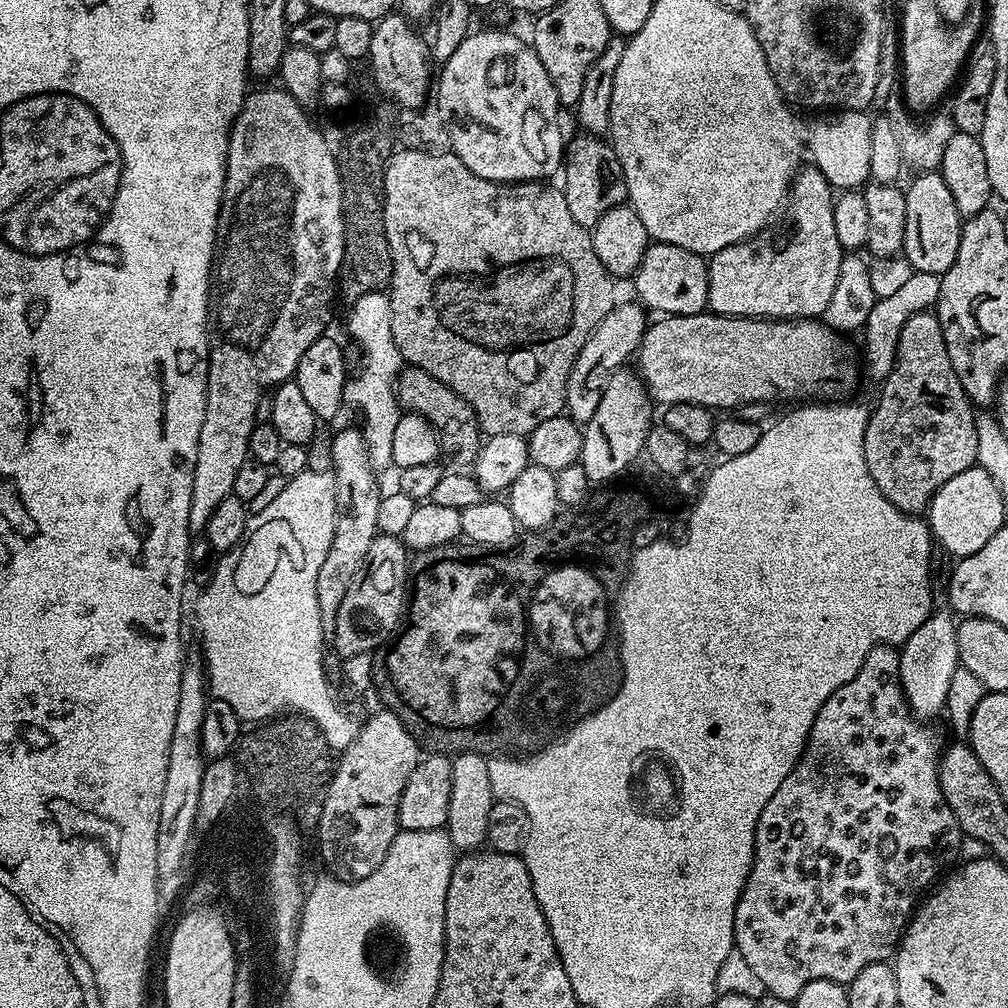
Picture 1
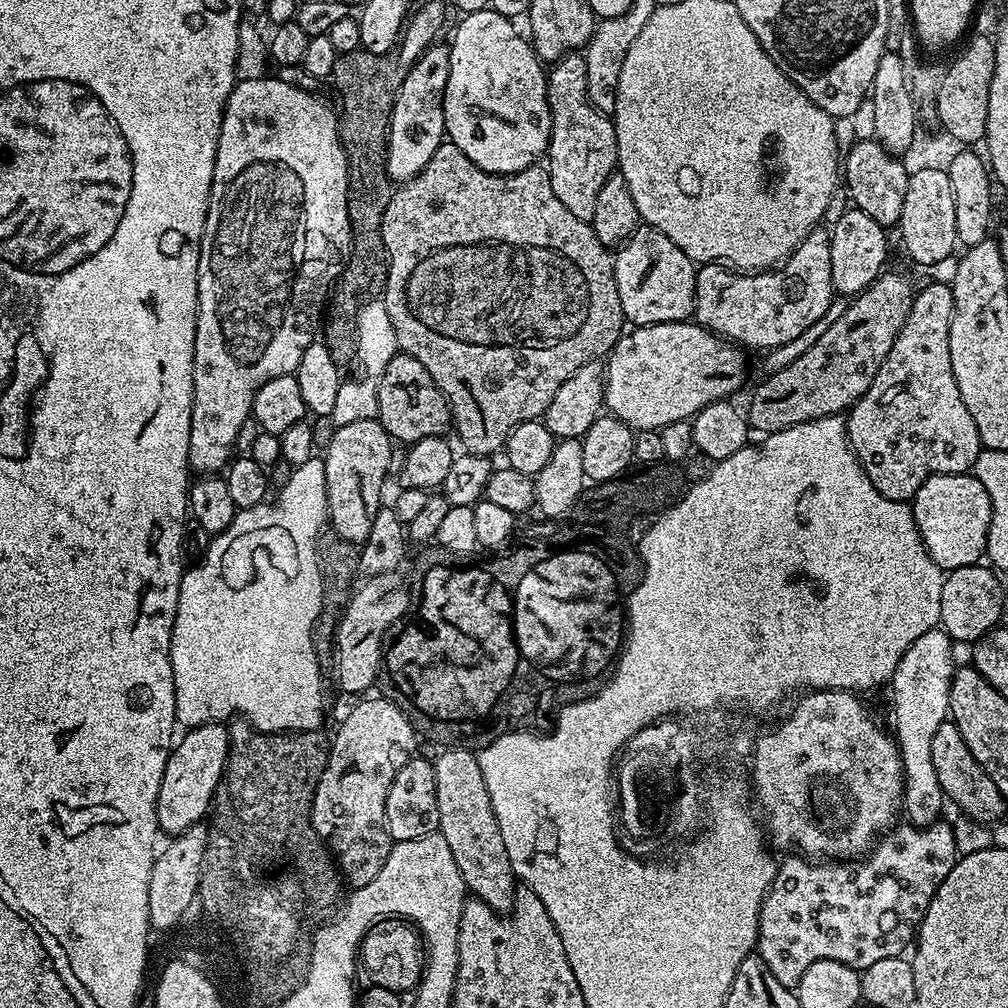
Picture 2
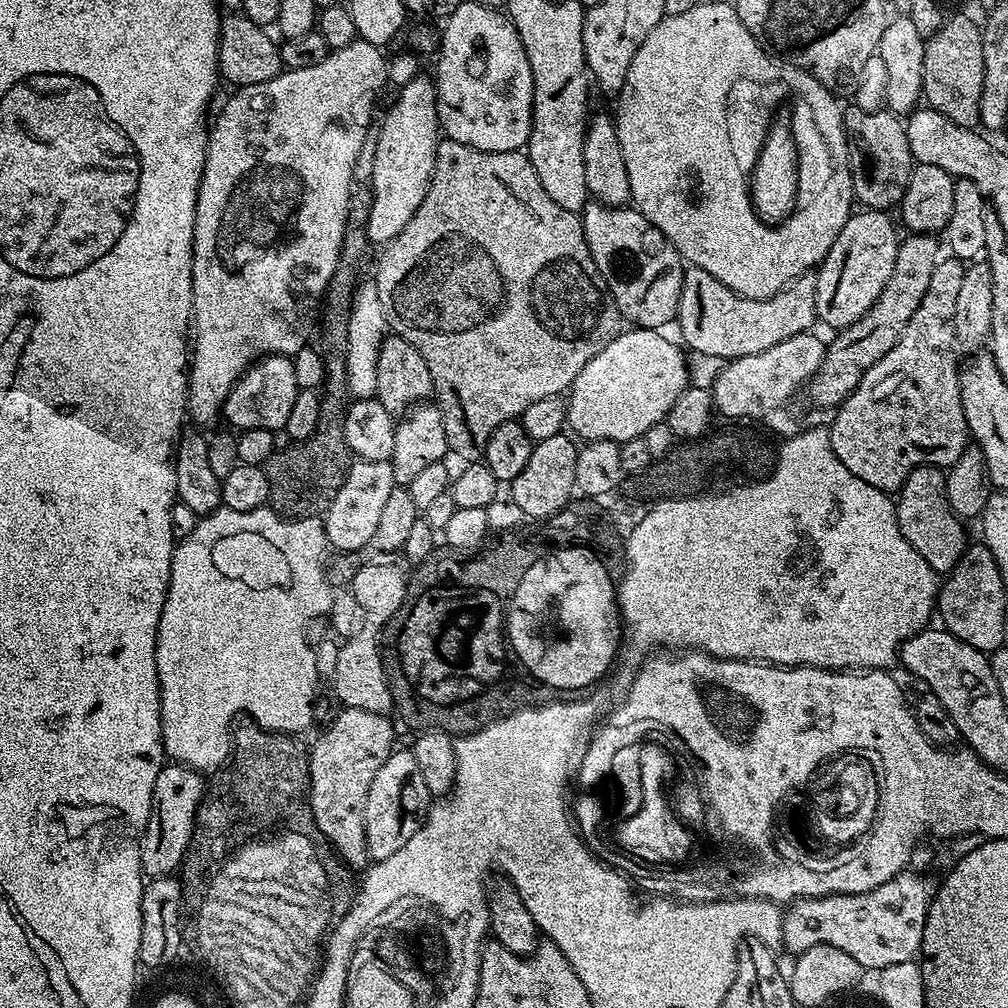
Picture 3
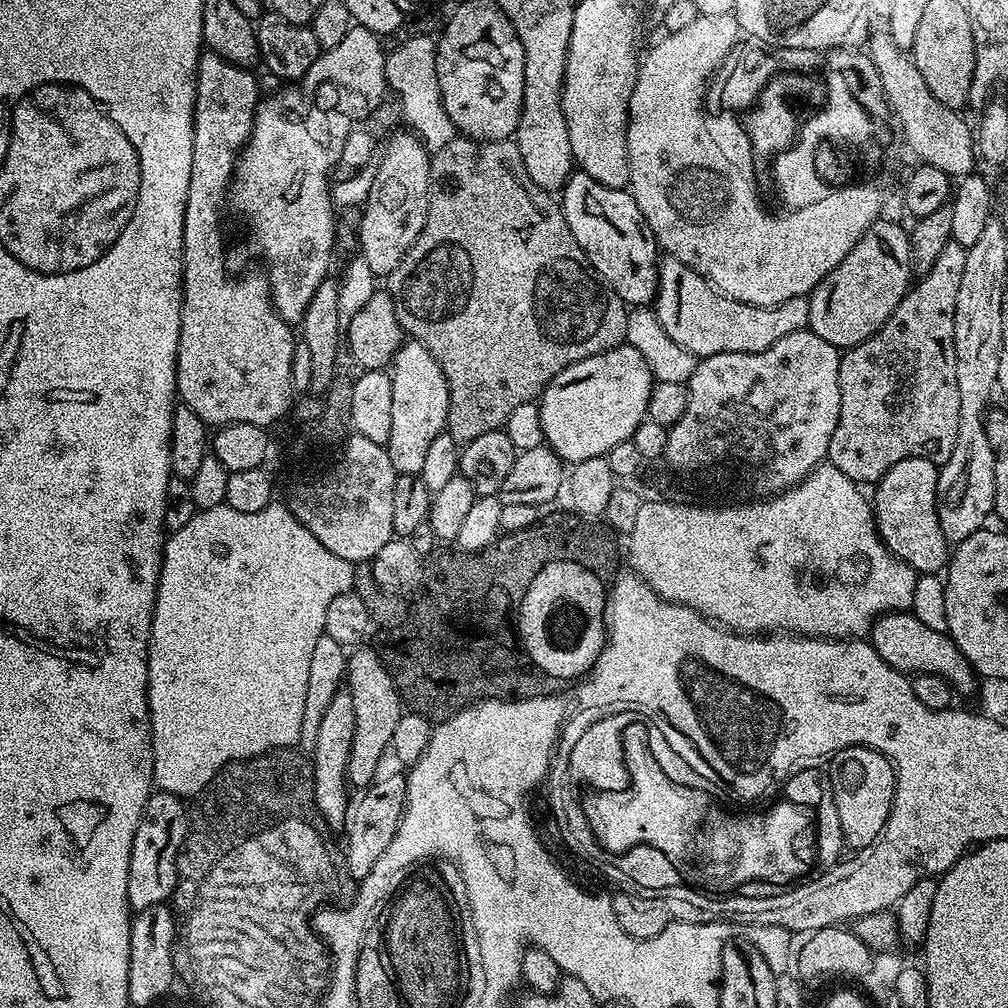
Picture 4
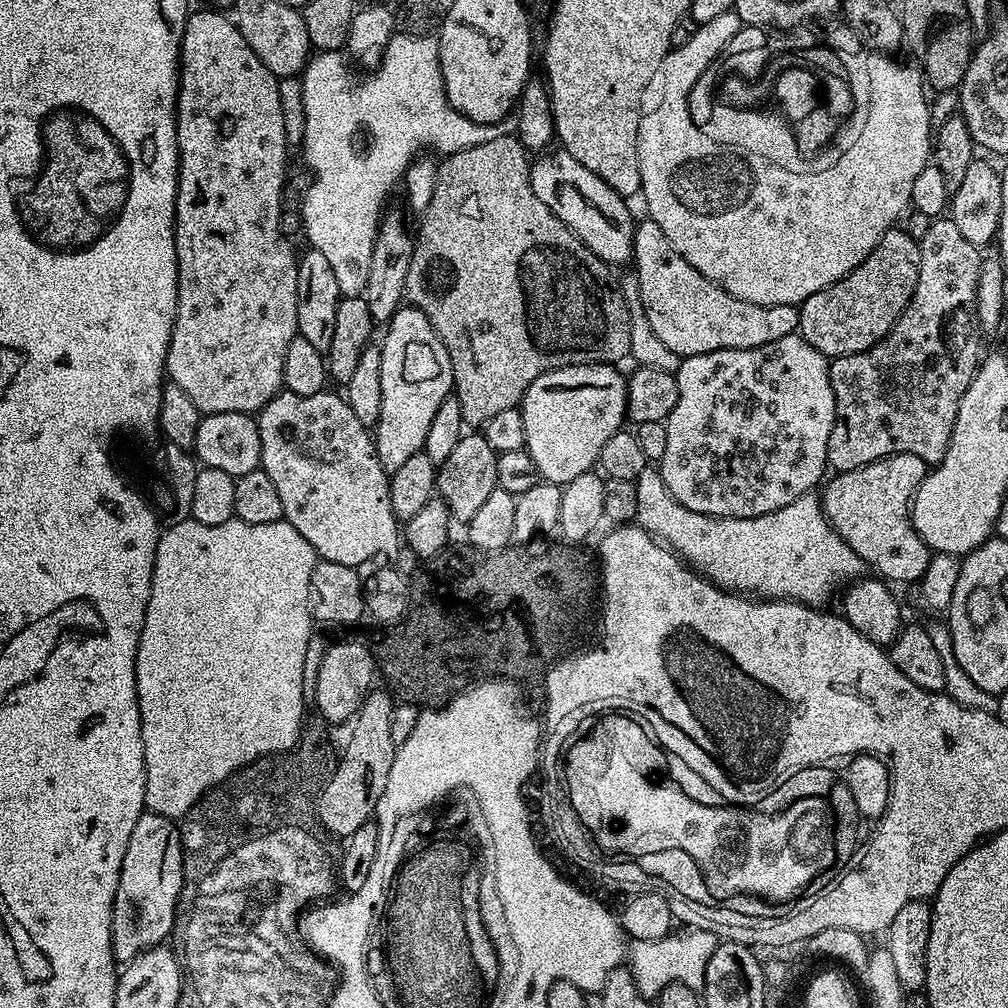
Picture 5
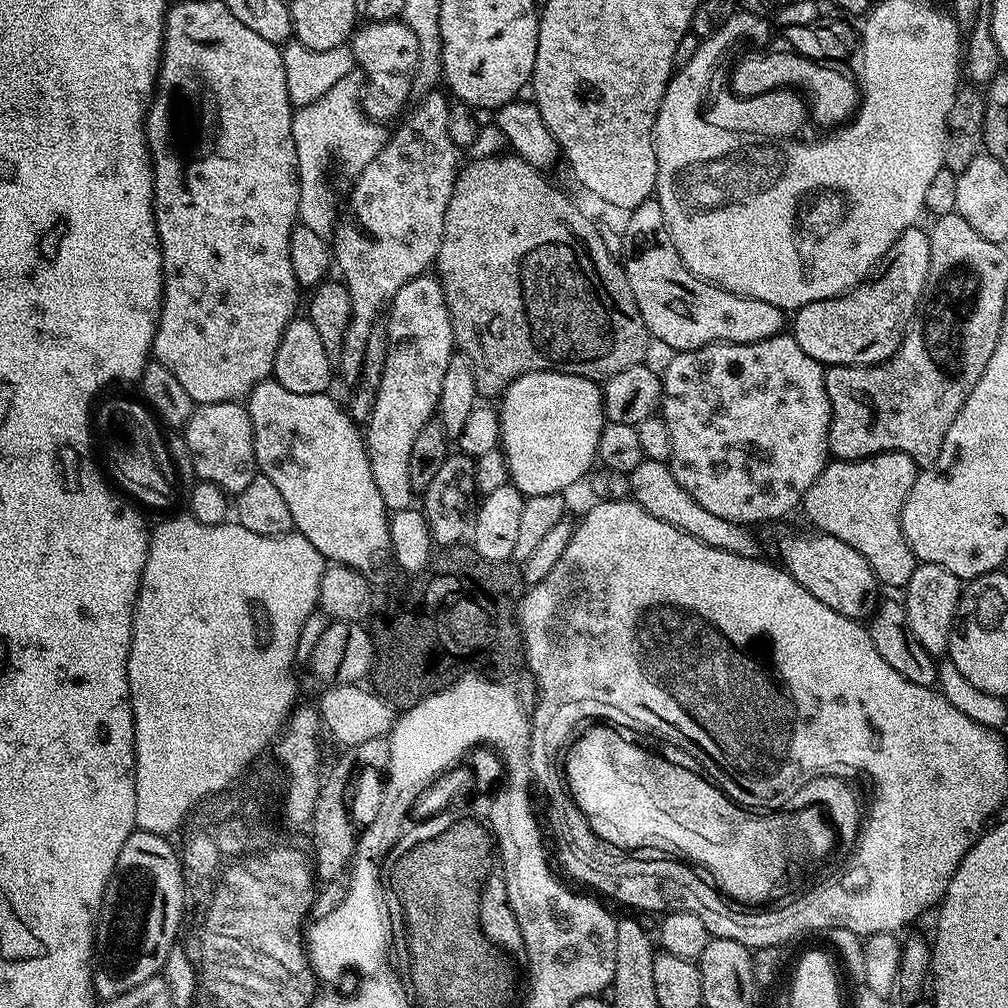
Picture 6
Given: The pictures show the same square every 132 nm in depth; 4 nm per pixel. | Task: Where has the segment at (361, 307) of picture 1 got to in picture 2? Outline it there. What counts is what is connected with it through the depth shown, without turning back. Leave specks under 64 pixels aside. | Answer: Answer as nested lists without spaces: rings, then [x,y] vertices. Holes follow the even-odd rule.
[[[373,298],[362,306],[362,310],[356,319],[356,355],[355,359],[360,360],[360,364],[364,367],[364,372],[368,376],[364,376],[361,380],[345,379],[341,383],[338,390],[338,399],[334,402],[334,410],[332,411],[332,419],[336,422],[346,420],[375,420],[378,417],[378,394],[376,393],[377,378],[386,370],[386,366],[398,355],[396,346],[396,335],[394,334],[394,322],[390,322],[390,314],[386,314],[386,306],[383,299]]]

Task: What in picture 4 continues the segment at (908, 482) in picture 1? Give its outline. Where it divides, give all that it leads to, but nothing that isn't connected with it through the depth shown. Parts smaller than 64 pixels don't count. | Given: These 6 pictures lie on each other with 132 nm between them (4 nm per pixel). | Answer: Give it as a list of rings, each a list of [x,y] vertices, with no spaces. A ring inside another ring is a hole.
[[[951,242],[942,249],[942,254],[938,255],[934,264],[930,266],[928,272],[923,273],[909,287],[908,293],[898,302],[894,314],[875,332],[870,338],[866,338],[862,343],[855,344],[853,348],[847,349],[840,357],[840,369],[838,378],[840,379],[840,393],[842,402],[840,403],[840,413],[838,414],[838,426],[834,426],[834,434],[830,438],[830,446],[826,457],[827,463],[833,464],[846,478],[855,480],[861,486],[875,485],[894,466],[894,462],[902,462],[902,458],[926,458],[938,466],[944,465],[950,458],[951,450],[954,449],[954,442],[958,433],[959,422],[959,394],[957,383],[957,371],[955,369],[955,342],[954,342],[954,316],[955,306],[958,303],[958,288],[961,285],[962,274],[965,273],[965,263],[968,249],[960,244]]]

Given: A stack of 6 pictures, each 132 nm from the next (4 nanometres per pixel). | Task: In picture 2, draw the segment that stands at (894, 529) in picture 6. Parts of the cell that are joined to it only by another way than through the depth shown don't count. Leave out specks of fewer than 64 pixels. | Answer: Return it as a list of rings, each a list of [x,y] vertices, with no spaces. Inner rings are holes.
[[[938,474],[926,478],[910,501],[922,542],[939,568],[951,570],[981,563],[988,550],[992,507],[986,486],[971,474]]]

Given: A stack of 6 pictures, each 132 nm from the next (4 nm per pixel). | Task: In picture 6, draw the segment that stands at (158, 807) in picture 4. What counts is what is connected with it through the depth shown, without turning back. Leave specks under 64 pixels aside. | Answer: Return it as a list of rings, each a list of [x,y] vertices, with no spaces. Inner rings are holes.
[[[133,830],[130,838],[126,838],[126,843],[122,845],[122,851],[118,853],[116,872],[104,892],[94,933],[92,990],[101,1001],[118,998],[120,994],[126,994],[126,990],[142,986],[142,982],[146,982],[151,976],[161,975],[170,950],[177,947],[176,935],[179,934],[180,923],[184,920],[186,891],[181,857],[175,847],[172,849],[170,841],[168,836]]]

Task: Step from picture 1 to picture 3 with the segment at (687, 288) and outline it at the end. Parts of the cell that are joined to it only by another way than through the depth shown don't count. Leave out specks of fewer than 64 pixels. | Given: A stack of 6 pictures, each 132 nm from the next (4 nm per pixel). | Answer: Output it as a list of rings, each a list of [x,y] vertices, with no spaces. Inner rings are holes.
[[[590,202],[583,210],[584,233],[594,258],[594,266],[606,278],[606,286],[618,306],[621,317],[629,325],[638,328],[667,329],[667,324],[677,319],[680,310],[680,295],[686,261],[652,223],[632,206],[609,208],[607,204]]]

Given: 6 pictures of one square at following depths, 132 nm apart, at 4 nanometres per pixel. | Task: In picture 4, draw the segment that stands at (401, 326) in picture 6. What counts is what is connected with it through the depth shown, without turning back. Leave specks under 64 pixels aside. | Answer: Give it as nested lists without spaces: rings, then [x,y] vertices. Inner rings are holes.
[[[409,339],[400,345],[390,365],[394,403],[392,423],[387,442],[388,457],[394,470],[401,476],[419,476],[423,462],[434,438],[445,431],[448,423],[448,383],[442,366],[422,346],[422,342]]]

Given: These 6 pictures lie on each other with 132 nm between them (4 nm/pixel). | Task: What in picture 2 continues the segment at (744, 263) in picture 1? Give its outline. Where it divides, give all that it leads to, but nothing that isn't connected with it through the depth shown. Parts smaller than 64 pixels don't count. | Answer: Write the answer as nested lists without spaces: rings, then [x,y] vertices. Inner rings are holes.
[[[813,230],[787,260],[771,270],[733,270],[720,262],[703,265],[696,273],[695,323],[708,328],[715,336],[723,336],[725,340],[748,350],[769,350],[793,341],[798,334],[818,322],[834,301],[830,274],[830,236],[827,231],[820,231]]]

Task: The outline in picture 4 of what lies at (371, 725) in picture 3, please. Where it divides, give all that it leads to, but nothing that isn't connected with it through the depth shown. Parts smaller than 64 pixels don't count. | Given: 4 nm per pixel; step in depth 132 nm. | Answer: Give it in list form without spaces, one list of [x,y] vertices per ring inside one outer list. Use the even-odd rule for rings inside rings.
[[[339,690],[334,694],[334,698],[330,701],[330,706],[323,715],[322,726],[318,731],[318,742],[310,753],[312,762],[312,773],[314,774],[314,794],[316,795],[316,809],[320,812],[328,827],[332,830],[337,828],[343,829],[346,821],[350,816],[350,800],[348,804],[348,792],[350,793],[350,785],[348,782],[348,759],[350,758],[350,750],[354,742],[354,698],[352,693],[347,690]]]

